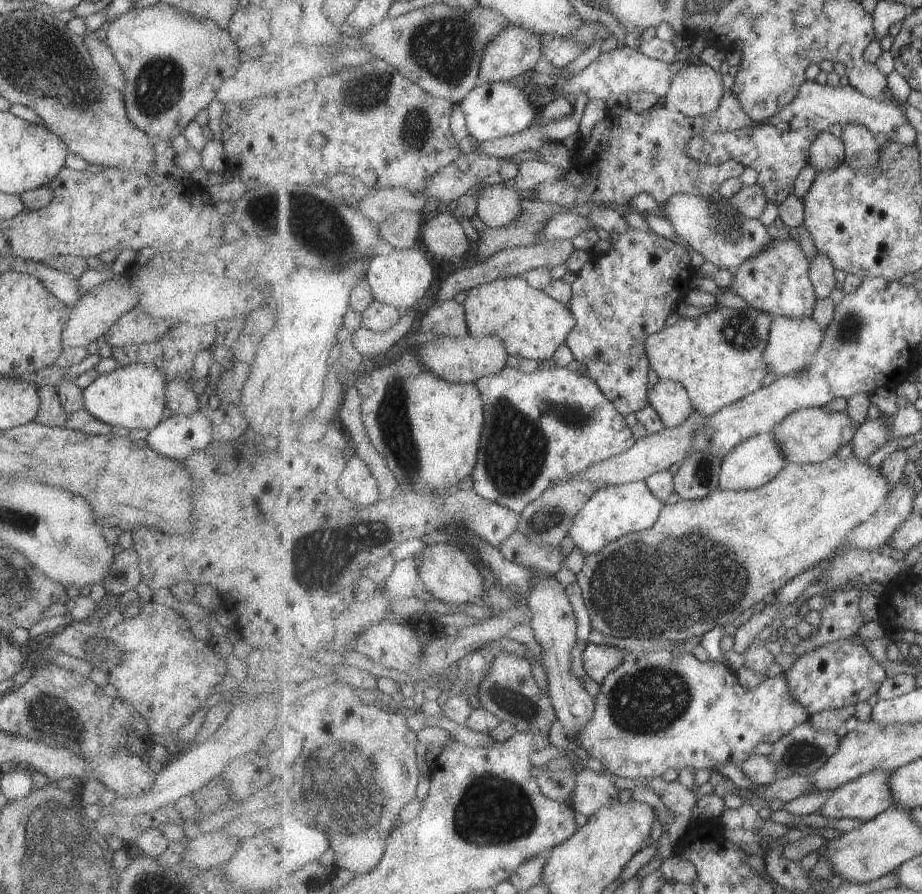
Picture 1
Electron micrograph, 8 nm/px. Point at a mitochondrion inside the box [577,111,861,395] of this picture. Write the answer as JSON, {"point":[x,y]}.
{"point":[712,221]}

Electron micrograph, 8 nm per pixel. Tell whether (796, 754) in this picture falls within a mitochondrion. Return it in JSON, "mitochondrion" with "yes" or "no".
{"mitochondrion":"yes"}

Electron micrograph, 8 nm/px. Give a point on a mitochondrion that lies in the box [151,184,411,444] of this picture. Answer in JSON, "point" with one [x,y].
{"point":[319,227]}

